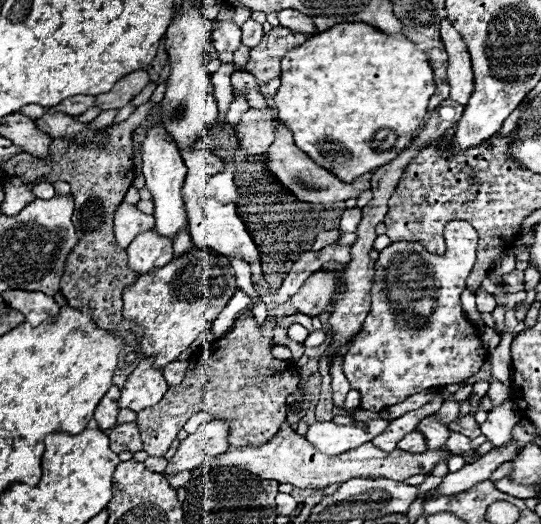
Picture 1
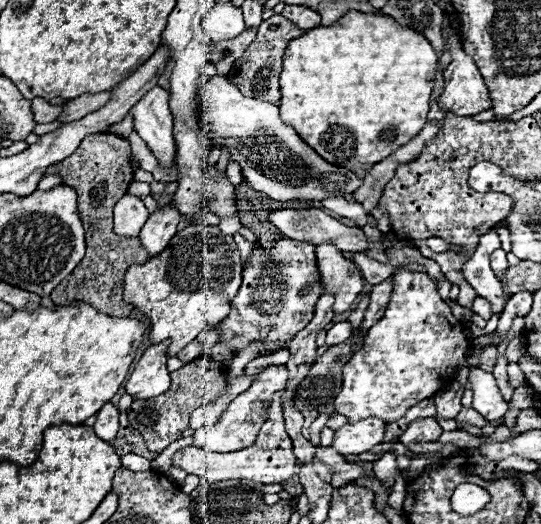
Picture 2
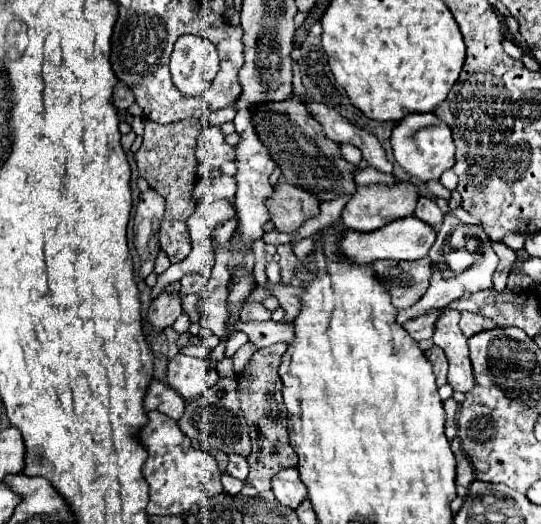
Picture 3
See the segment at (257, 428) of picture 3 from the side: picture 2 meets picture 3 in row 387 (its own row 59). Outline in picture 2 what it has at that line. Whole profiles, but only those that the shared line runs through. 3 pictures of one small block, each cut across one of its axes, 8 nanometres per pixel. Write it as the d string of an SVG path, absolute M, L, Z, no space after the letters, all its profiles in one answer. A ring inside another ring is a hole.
M280 14L264 20L258 28L256 40L246 48L246 52L242 54L242 58L234 64L232 72L228 74L230 82L236 84L240 88L242 94L246 94L248 98L262 98L266 102L280 102L280 86L278 86L278 76L282 70L282 56L284 50L288 46L290 40L298 38L304 30L294 26L292 22L286 22L286 18L282 18Z

